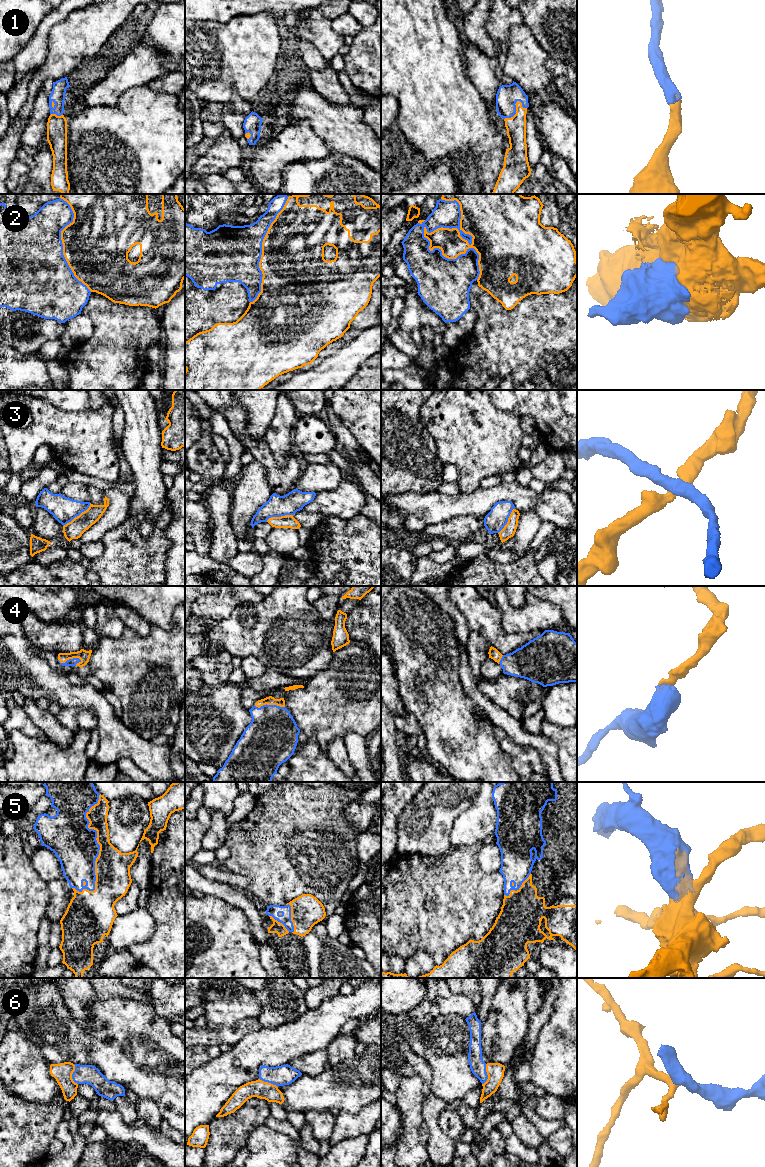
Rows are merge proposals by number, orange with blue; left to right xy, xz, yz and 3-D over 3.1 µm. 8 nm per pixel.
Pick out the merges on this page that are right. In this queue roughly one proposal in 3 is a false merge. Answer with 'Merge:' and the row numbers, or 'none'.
Merge: 1, 4, 5

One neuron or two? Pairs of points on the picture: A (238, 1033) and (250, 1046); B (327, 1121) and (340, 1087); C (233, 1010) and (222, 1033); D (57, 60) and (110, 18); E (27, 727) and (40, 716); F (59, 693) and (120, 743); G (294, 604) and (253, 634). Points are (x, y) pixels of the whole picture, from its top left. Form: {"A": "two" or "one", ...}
{"A": "two", "B": "two", "C": "two", "D": "one", "E": "two", "F": "one", "G": "one"}

